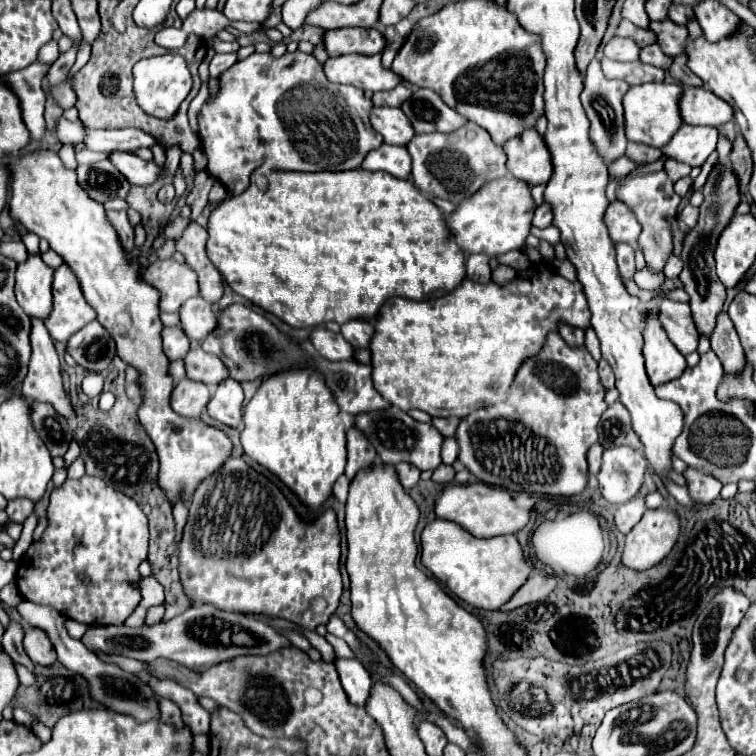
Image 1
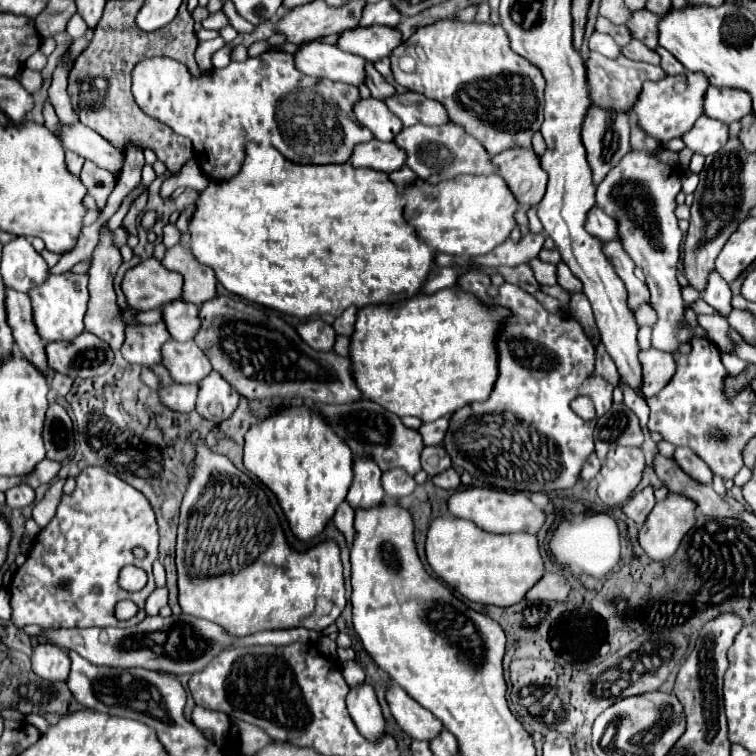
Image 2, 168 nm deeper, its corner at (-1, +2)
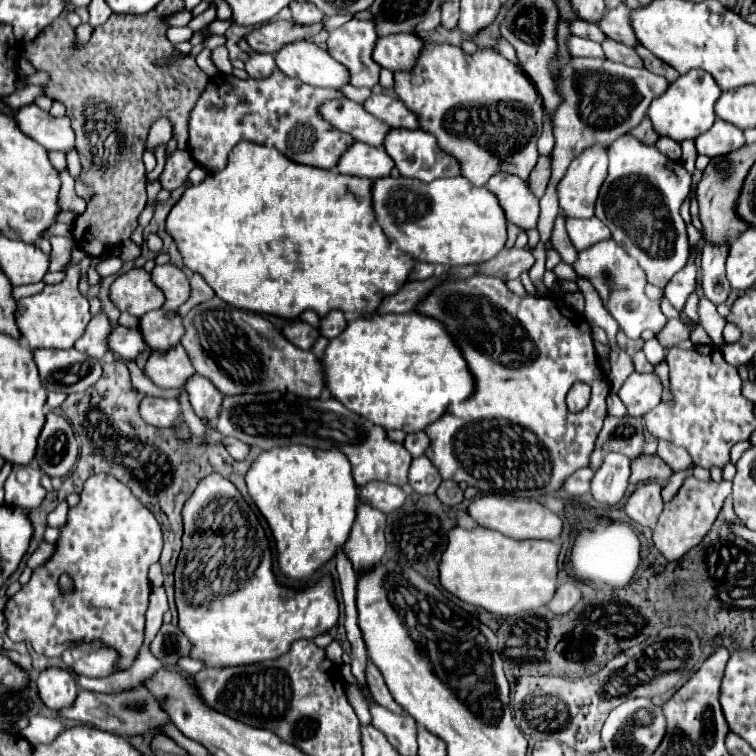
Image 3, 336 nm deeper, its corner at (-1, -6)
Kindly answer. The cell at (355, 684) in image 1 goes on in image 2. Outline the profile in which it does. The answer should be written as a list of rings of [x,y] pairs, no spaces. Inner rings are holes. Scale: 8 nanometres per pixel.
[[[369,684],[349,690],[347,708],[363,738],[369,742],[379,742],[385,736],[385,718],[381,714],[375,690]]]

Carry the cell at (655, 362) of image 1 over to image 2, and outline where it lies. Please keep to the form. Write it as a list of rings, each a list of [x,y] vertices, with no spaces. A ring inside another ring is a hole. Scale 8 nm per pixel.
[[[657,348],[639,352],[639,360],[641,360],[641,368],[643,368],[641,394],[645,398],[651,398],[671,380],[677,366],[669,352],[661,352]]]

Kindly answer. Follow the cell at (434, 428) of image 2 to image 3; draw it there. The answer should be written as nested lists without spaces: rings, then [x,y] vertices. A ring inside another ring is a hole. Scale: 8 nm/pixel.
[[[413,432],[413,434],[407,434],[403,444],[417,458],[417,456],[423,456],[425,450],[429,448],[429,436],[425,432]]]

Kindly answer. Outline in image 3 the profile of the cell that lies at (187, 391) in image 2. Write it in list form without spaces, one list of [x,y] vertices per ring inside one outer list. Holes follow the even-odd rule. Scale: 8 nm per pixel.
[[[145,396],[139,408],[143,420],[157,428],[171,428],[181,418],[181,406],[175,398]]]

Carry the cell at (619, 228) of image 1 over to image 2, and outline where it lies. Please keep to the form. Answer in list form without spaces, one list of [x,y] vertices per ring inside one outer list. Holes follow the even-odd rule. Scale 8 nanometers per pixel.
[[[593,206],[589,210],[585,228],[587,228],[589,234],[593,234],[595,238],[599,238],[601,242],[609,242],[609,240],[615,240],[617,238],[617,222],[611,216],[607,216],[597,206]]]

